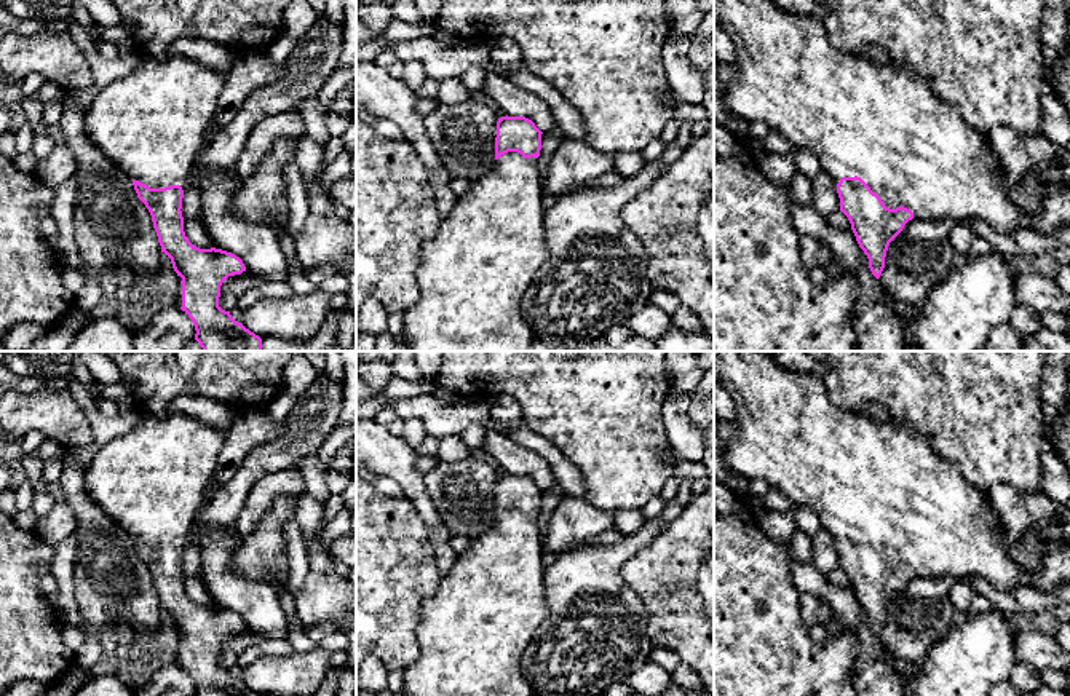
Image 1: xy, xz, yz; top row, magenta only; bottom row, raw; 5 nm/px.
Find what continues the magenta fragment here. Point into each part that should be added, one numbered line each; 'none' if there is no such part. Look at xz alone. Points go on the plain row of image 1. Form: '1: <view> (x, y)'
1: xz (473, 631)

